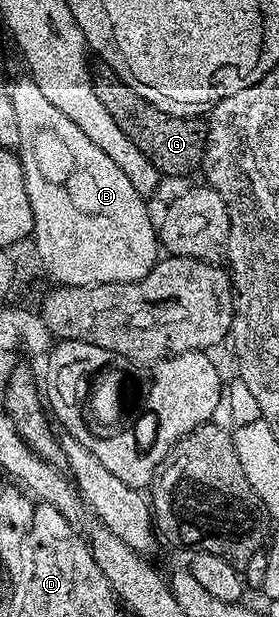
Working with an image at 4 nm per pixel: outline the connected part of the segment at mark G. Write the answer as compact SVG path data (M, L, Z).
M98 60L92 66L95 95L99 95L99 103L107 107L111 119L119 123L119 131L147 155L147 159L157 168L158 174L169 177L185 177L188 173L197 173L201 168L201 160L205 154L208 124L200 116L172 117L169 113L159 111L147 99L143 99L127 83L119 79L119 75L106 61Z

